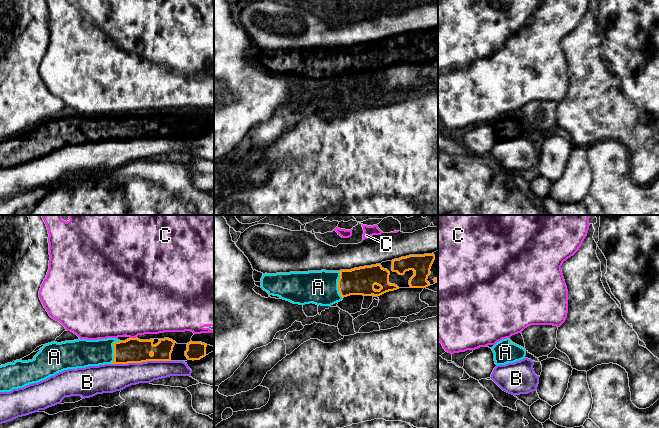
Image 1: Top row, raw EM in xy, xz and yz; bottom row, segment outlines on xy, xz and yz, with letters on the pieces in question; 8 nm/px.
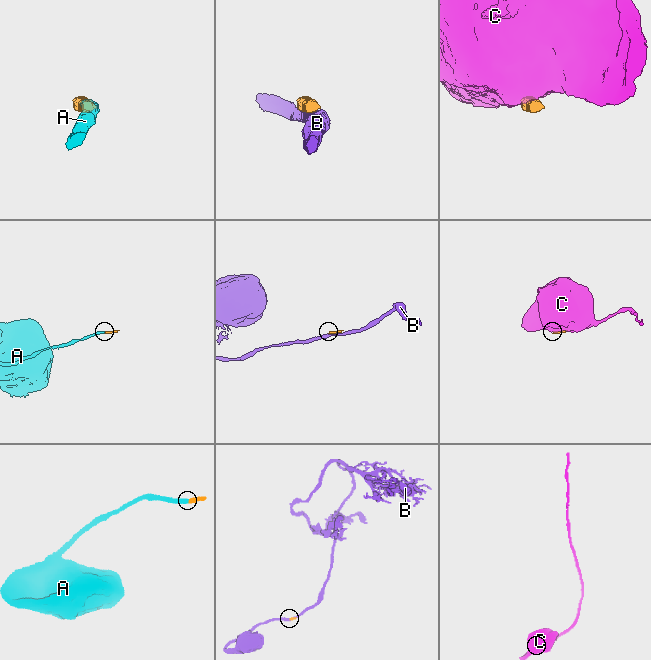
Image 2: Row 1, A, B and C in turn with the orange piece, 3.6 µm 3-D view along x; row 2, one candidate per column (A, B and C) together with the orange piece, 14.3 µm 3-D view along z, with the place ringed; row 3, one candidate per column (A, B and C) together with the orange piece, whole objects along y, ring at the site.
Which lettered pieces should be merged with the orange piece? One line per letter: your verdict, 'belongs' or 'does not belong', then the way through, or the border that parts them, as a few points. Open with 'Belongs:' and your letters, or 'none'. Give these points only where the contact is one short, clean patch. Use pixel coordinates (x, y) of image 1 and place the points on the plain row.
Belongs: A
A: belongs; way xz (359, 57), (345, 58), (338, 61), (318, 63)
B: does not belong
C: does not belong

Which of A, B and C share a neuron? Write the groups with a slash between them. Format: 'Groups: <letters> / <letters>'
Groups: A / B / C

